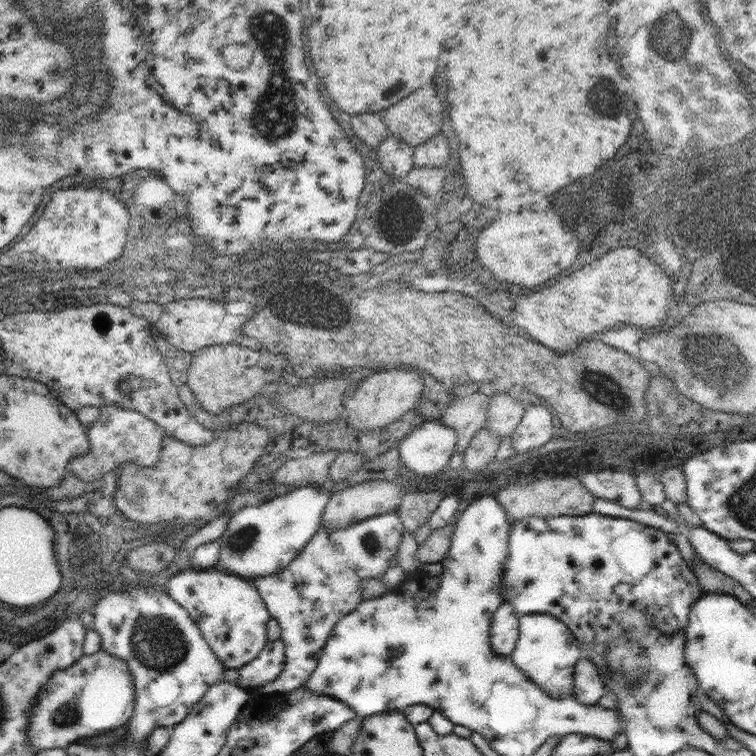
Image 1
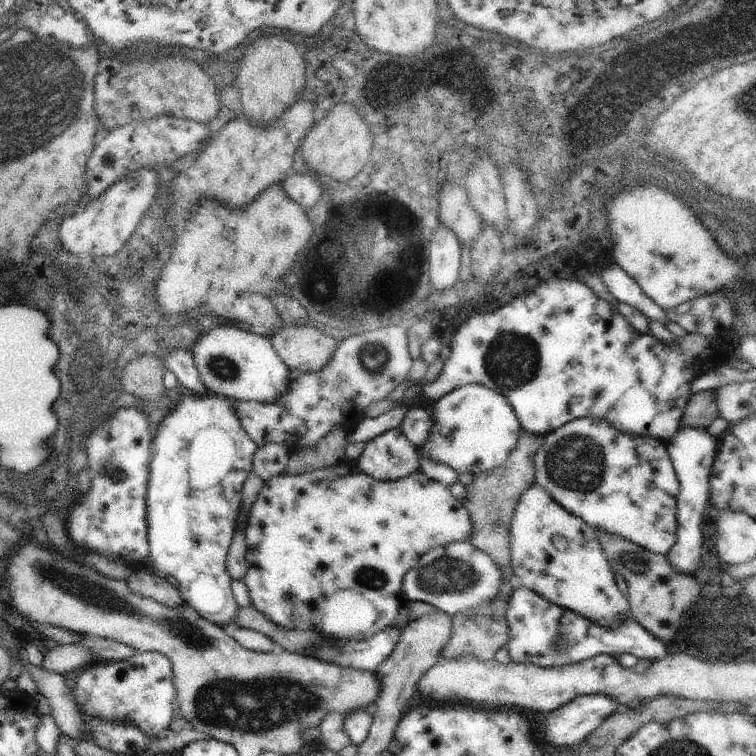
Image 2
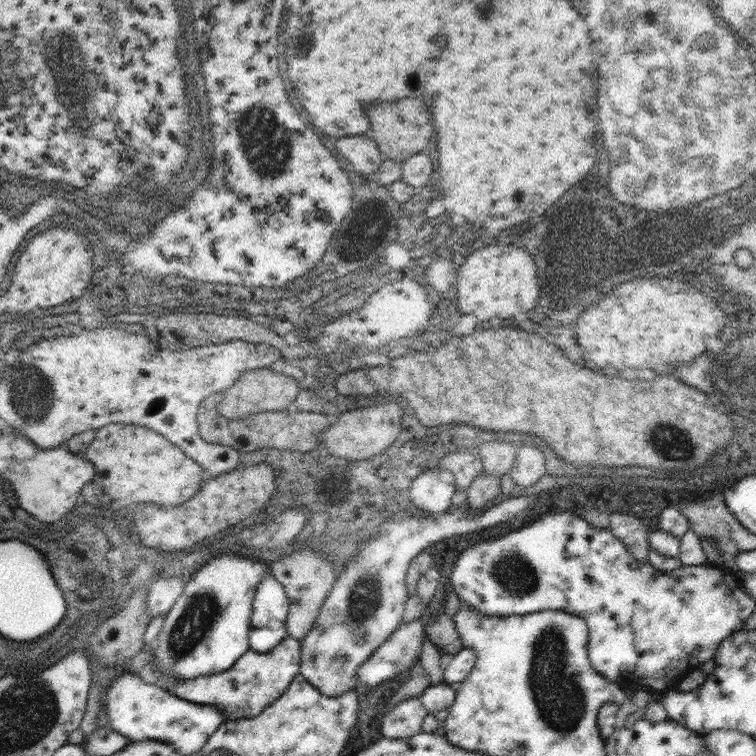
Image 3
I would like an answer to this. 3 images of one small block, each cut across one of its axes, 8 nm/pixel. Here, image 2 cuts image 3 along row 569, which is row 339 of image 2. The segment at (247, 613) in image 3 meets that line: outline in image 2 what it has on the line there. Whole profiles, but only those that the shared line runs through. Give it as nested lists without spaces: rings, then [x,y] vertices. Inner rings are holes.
[[[215,326],[193,346],[193,362],[205,388],[233,402],[273,404],[289,392],[289,368],[277,356],[269,338],[237,330],[235,326]]]

